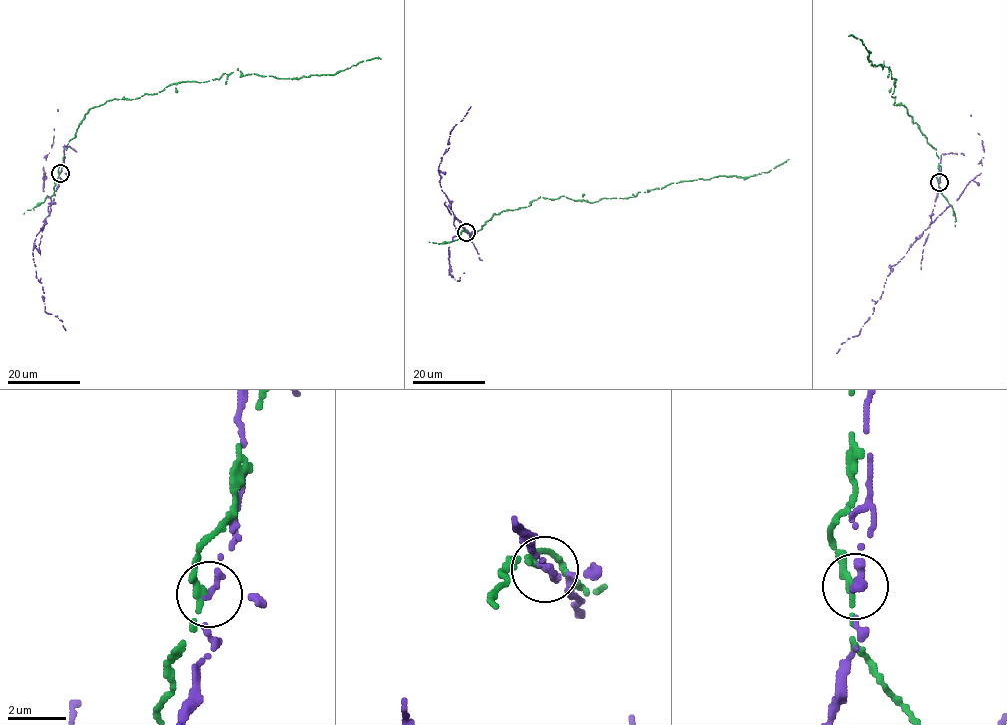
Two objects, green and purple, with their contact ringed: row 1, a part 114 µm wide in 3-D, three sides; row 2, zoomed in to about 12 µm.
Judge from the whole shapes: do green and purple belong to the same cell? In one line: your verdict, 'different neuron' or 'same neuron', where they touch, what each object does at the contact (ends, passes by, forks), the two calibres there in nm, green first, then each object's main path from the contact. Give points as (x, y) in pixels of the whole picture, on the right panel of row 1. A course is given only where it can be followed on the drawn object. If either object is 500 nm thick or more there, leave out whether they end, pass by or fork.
different neuron; at (939, 182); green passes by; purple ends there; 200 nm thick on the green side, 260 nm on the other; green runs (938, 182), (935, 149), (904, 105), (893, 105), (889, 67), (873, 66), (862, 40), (848, 36); purple runs (939, 182), (929, 226), (890, 268), (881, 298), (860, 334), (841, 344), (837, 353)

